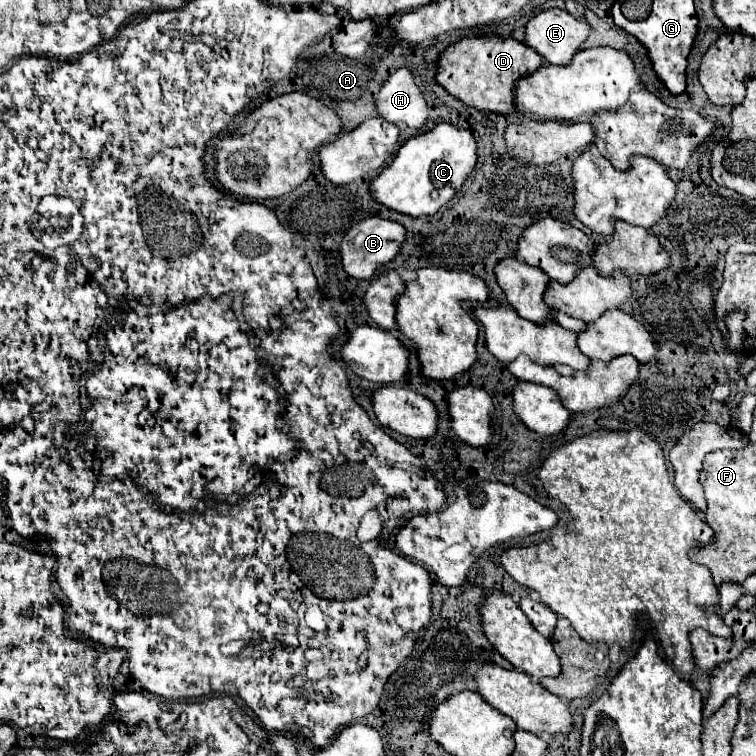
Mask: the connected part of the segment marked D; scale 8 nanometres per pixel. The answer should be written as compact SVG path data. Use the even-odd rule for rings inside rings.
M500 36L464 38L458 44L450 46L440 56L440 68L436 80L452 96L460 98L466 106L494 114L510 114L516 110L514 90L518 80L536 72L544 64L546 64L544 58L536 50L532 50L524 42L518 42L516 38L500 38Z

